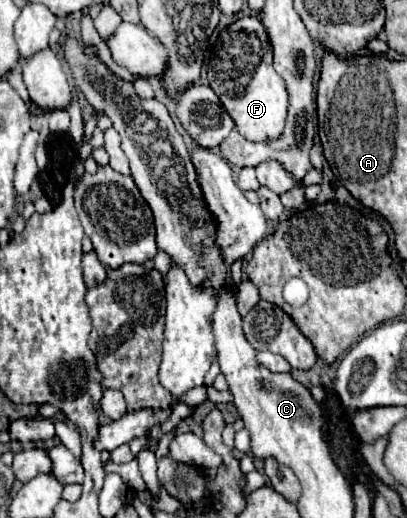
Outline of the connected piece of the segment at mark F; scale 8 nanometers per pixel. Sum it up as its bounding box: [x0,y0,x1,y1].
[208,17,288,141]

